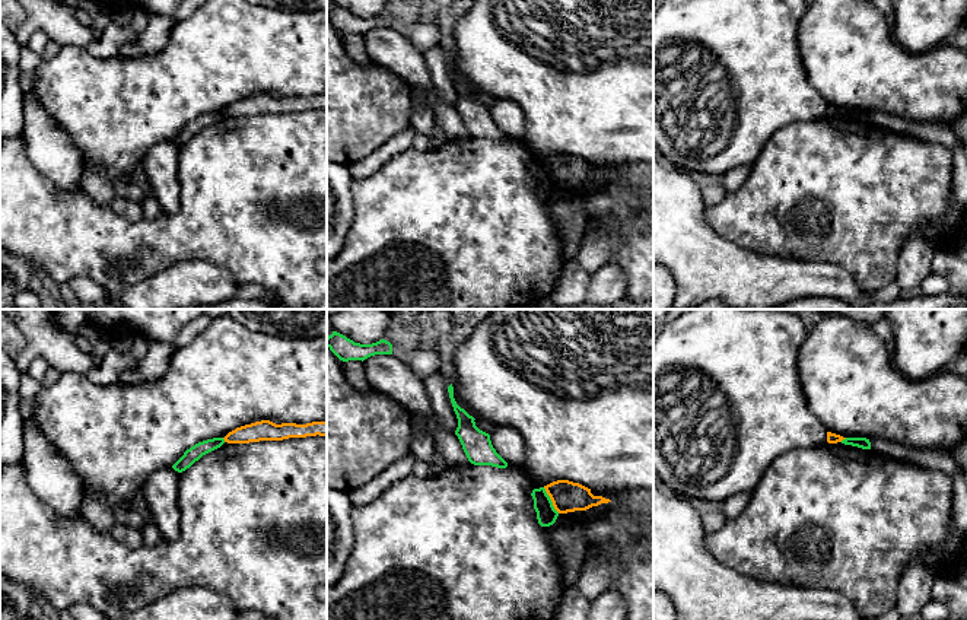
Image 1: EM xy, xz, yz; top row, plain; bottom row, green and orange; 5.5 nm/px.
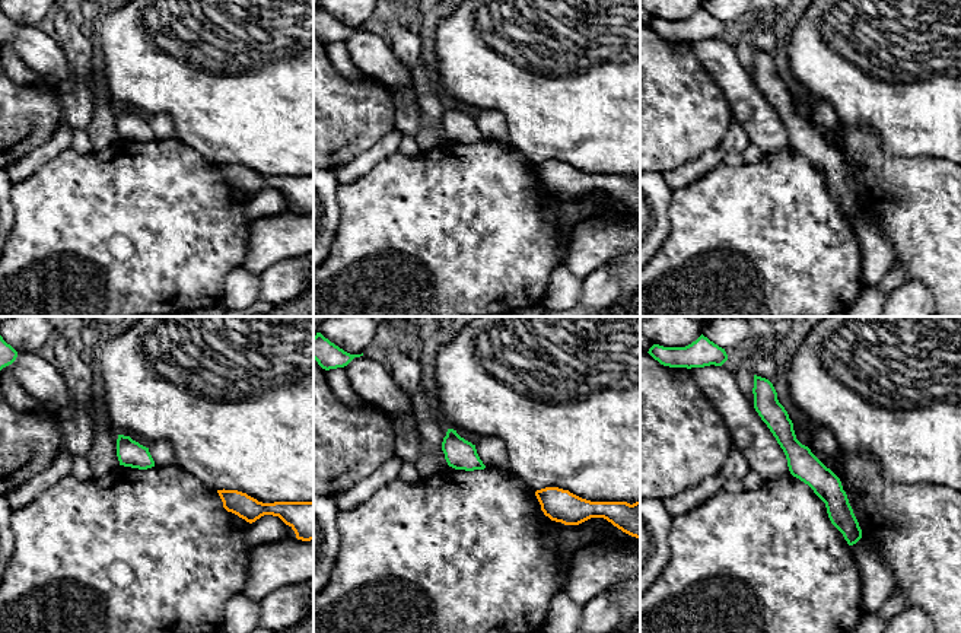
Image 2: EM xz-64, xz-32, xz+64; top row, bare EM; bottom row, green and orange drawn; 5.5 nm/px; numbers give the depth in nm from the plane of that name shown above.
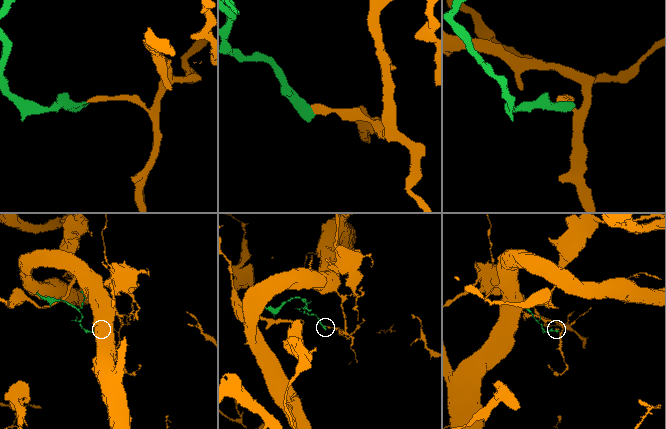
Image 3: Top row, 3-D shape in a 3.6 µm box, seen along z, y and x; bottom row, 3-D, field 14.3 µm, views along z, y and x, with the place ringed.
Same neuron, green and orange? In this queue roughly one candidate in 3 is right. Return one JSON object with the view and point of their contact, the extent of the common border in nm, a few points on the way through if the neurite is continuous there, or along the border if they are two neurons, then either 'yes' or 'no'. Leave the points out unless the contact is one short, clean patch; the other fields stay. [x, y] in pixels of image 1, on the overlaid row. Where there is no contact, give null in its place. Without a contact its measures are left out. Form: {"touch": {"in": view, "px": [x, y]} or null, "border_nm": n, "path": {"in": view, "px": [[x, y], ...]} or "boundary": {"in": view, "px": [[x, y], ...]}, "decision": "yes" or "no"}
{"touch": {"in": "xz", "px": [550, 501]}, "border_nm": 170, "boundary": {"in": "xz", "px": [[543, 487], [559, 512]]}, "decision": "no"}

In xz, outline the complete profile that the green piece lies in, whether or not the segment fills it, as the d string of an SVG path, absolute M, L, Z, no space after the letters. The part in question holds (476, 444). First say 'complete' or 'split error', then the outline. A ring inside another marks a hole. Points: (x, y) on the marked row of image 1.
complete | M452 384L448 387L449 398L458 419L458 436L468 461L474 465L506 468L508 462L496 452L490 435L475 426L475 419L461 408L454 398Z

